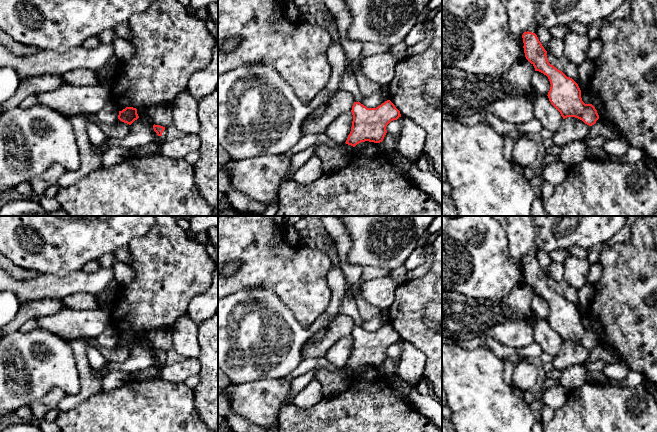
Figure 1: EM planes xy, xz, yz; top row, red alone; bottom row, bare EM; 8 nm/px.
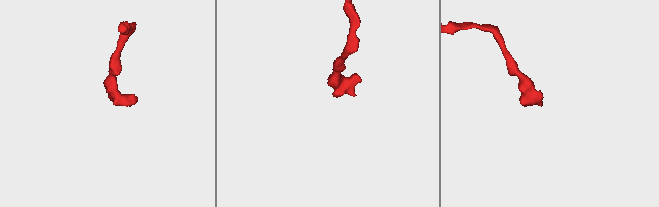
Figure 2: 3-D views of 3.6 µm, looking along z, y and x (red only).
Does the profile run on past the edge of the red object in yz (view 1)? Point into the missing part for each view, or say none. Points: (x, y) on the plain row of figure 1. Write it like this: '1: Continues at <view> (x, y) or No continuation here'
1: No continuation here

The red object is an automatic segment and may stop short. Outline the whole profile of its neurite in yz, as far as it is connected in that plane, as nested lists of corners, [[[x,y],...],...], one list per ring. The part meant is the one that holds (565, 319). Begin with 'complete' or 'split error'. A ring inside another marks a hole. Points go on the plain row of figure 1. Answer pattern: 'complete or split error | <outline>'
complete | [[[524,256],[522,262],[526,283],[534,290],[535,295],[548,301],[551,311],[547,320],[563,343],[575,341],[589,350],[594,349],[599,339],[592,328],[585,328],[582,325],[578,308],[549,287],[547,275],[535,257]]]

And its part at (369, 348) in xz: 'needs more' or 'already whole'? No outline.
already whole

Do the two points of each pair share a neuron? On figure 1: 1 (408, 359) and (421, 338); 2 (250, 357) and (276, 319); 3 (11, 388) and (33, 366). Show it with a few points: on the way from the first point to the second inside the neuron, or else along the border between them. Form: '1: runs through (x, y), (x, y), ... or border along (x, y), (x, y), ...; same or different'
1: border along (401, 340), (413, 344), (424, 355), (424, 369); different
2: runs through (250, 348), (250, 345), (267, 328); same
3: runs through (16, 383), (28, 371); same

